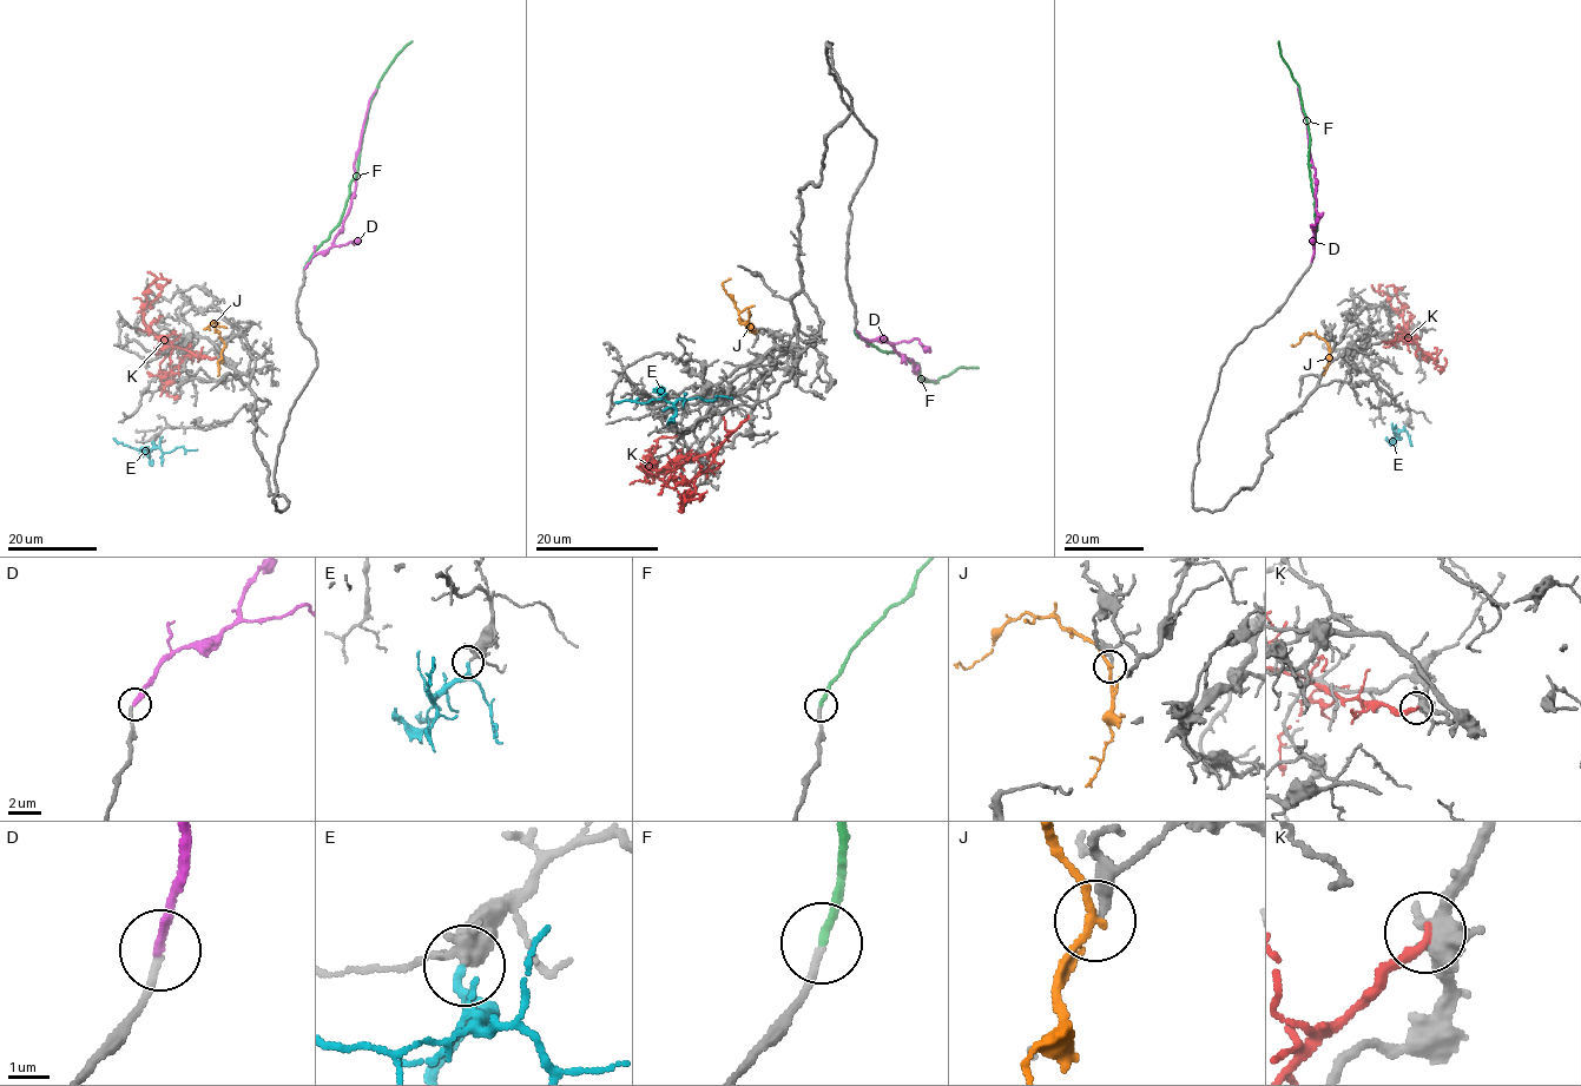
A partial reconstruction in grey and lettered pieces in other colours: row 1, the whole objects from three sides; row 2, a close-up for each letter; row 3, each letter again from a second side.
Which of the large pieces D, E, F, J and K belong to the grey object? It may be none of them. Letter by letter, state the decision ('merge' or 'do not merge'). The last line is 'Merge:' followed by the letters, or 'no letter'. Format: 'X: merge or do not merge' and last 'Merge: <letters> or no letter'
D: do not merge
E: merge
F: merge
J: do not merge
K: do not merge
Merge: E, F

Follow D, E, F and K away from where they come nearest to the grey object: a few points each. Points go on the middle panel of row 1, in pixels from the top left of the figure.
D: (856, 331), (891, 344), (913, 361), (920, 381), (935, 382)
E: (671, 418), (679, 399), (732, 397)
F: (856, 331), (887, 353), (919, 364), (920, 379), (927, 382), (935, 383), (960, 367), (979, 368)
K: (748, 418), (713, 451), (696, 458), (676, 458), (661, 469), (646, 472), (640, 468), (660, 438), (677, 435)

